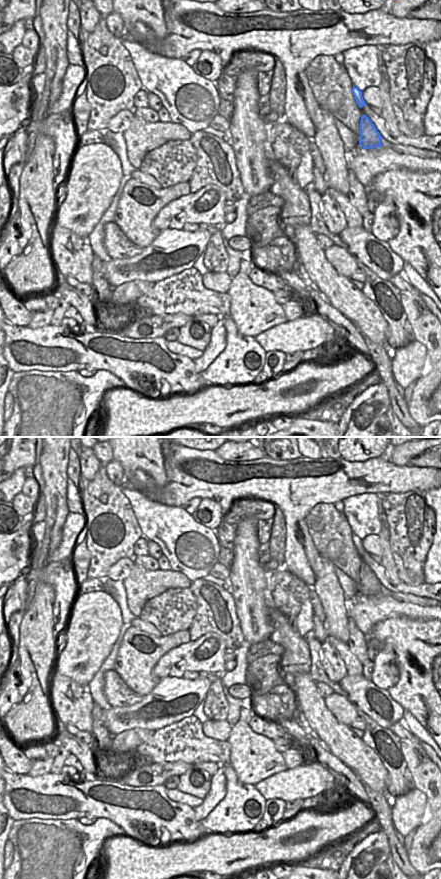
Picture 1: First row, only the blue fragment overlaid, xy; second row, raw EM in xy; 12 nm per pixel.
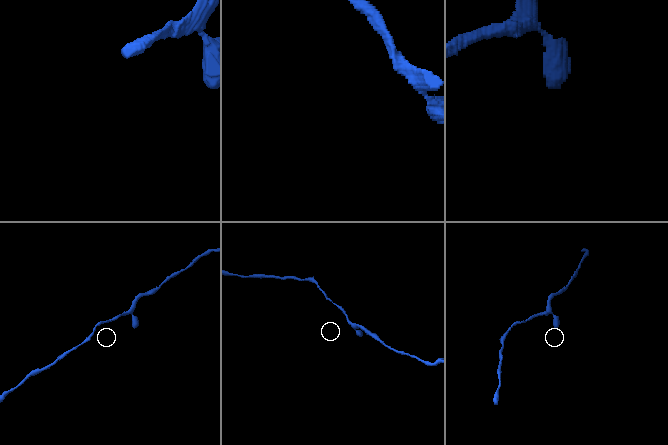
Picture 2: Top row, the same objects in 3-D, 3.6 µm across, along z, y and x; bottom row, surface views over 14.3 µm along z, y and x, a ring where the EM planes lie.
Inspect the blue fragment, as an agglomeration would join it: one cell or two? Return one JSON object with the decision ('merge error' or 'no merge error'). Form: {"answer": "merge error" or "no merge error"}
{"answer": "no merge error"}

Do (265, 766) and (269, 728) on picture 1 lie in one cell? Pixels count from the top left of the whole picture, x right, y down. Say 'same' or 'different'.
different

